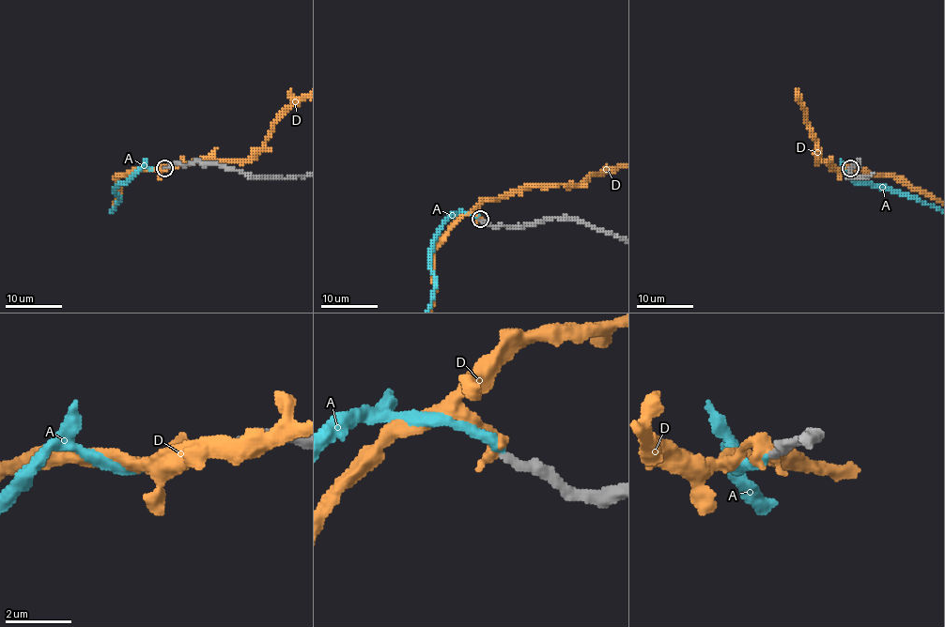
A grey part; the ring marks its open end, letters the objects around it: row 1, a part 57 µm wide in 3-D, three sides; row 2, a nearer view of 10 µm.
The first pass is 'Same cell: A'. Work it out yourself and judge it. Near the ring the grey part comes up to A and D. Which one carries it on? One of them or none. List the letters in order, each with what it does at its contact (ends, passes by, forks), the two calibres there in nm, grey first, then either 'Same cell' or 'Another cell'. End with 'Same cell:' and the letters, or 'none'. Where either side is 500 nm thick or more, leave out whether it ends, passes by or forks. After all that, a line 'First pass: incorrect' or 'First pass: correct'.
A: It ends there. Thickness 280 nm (grey) against 280 nm. Same cell
D: It ends there. Thickness 280 nm (grey) against 480 nm. Another cell
Same cell: A
First pass: correct

